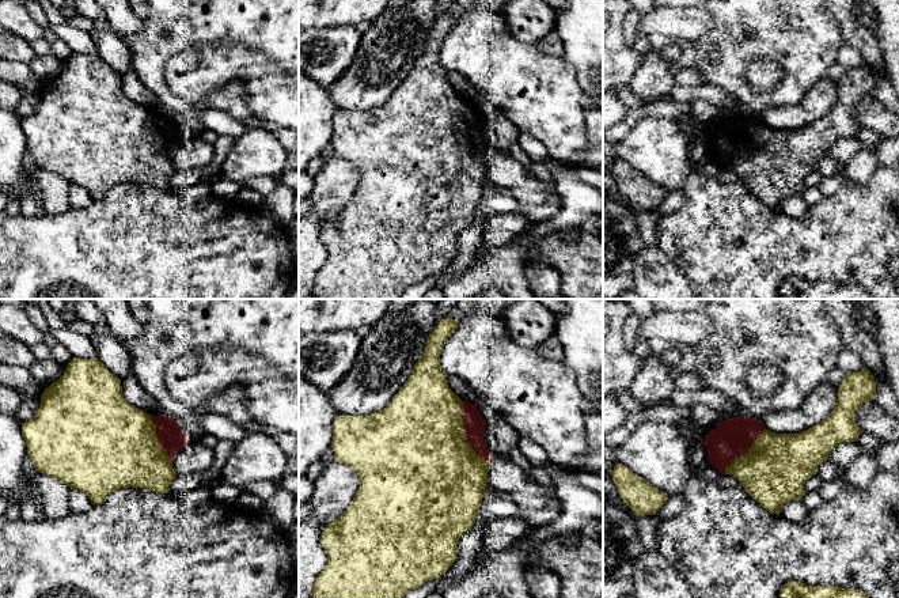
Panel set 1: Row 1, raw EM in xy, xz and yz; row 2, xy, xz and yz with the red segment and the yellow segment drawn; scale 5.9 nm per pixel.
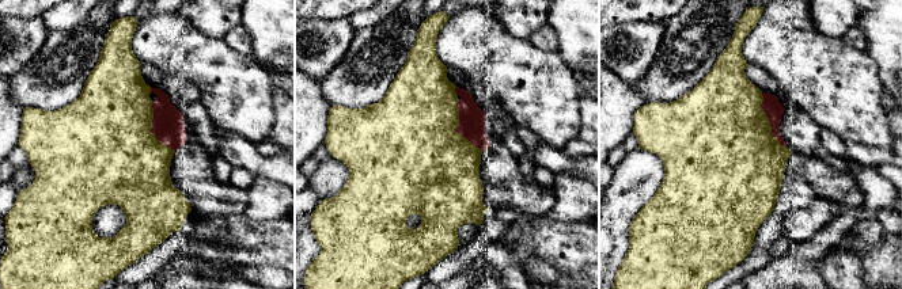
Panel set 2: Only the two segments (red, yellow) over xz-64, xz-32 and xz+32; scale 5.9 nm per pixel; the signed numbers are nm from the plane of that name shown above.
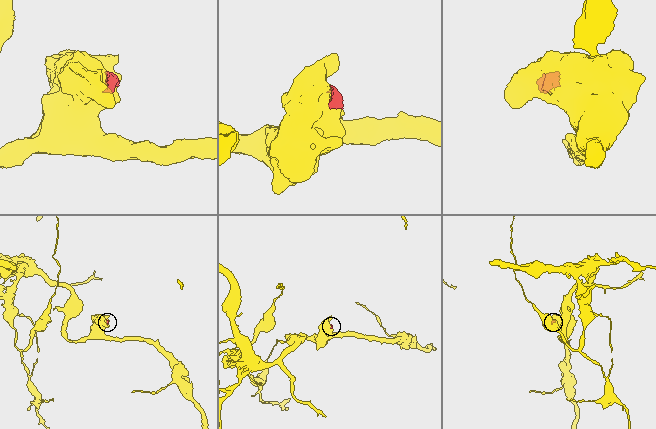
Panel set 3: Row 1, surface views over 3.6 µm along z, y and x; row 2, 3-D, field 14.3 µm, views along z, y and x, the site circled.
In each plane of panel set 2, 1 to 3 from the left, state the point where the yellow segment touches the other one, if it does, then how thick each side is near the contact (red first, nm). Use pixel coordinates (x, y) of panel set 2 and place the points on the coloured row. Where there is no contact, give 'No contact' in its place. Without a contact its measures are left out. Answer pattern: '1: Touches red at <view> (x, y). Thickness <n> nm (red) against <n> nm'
1: Touches red at xz-64 (151, 129). Thickness 190 nm (red) against 480 nm
2: Touches red at xz-32 (457, 129). Thickness 160 nm (red) against 480 nm
3: Touches red at xz+32 (769, 121). Thickness 110 nm (red) against 500 nm

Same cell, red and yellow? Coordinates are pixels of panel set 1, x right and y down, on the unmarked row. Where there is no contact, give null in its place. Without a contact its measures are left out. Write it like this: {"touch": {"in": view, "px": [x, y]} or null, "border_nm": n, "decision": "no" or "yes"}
{"touch": {"in": "xz", "px": [467, 131]}, "border_nm": 400, "decision": "no"}

